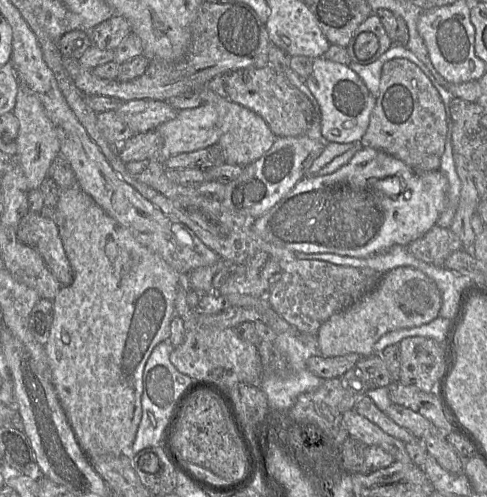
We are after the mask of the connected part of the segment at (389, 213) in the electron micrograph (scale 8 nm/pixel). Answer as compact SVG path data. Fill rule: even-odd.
M363 147L337 171L304 177L275 206L256 219L254 232L262 240L295 253L331 253L369 257L394 245L407 246L432 228L446 206L448 180L440 170L417 173L381 150Z

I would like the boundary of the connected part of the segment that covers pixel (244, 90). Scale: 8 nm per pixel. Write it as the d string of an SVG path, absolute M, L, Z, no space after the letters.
M268 64L262 68L226 73L223 80L228 98L262 117L276 137L302 136L310 130L314 120L314 105L288 81L283 71L277 71Z

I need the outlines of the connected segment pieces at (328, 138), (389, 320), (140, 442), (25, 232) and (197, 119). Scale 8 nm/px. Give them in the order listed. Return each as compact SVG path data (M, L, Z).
M325 58L313 60L312 73L304 80L316 99L321 115L321 134L326 143L359 143L369 125L370 115L376 103L360 77L348 66Z
M396 267L383 275L372 292L351 307L334 314L320 326L317 334L320 354L324 357L350 353L371 356L376 342L384 334L431 322L440 316L441 305L441 292L431 278L413 267Z
M168 342L159 343L151 352L143 372L143 394L141 398L142 417L135 440L127 453L134 456L143 449L159 446L165 425L171 418L182 394L197 380L180 373L171 363L169 356L173 346Z
M28 212L17 226L17 237L38 251L61 287L72 283L73 271L53 219Z
M208 104L179 110L176 117L157 126L164 141L164 155L189 153L217 144L220 131L217 128L218 114Z

